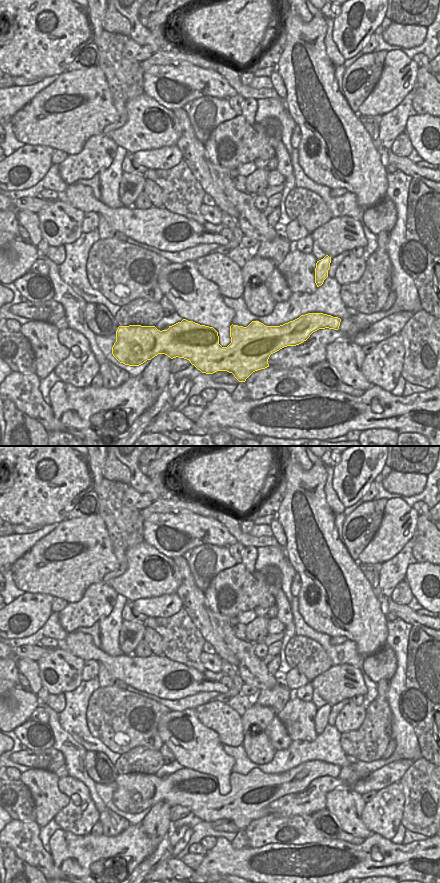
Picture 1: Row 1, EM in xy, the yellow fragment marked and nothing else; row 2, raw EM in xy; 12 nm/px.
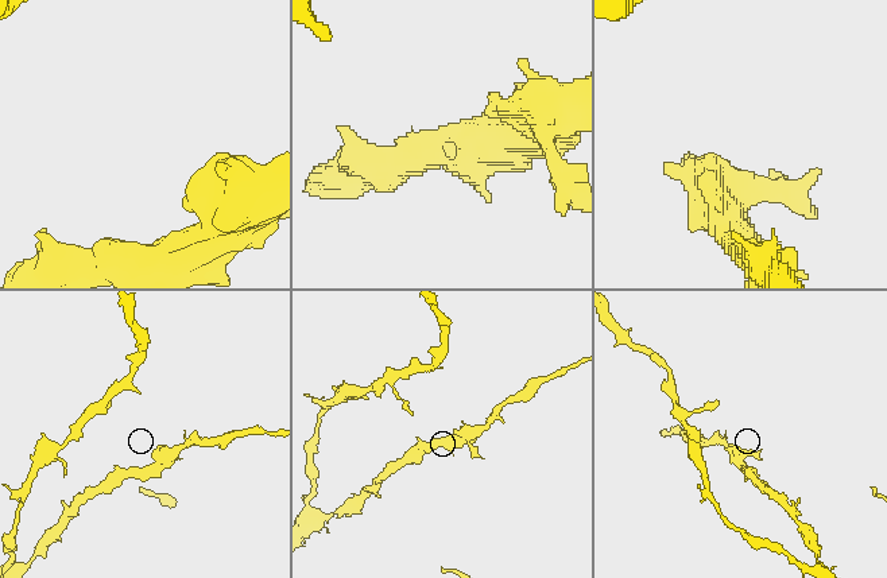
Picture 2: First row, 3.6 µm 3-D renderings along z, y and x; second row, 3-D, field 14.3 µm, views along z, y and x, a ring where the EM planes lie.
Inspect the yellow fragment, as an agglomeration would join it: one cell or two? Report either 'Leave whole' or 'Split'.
Leave whole

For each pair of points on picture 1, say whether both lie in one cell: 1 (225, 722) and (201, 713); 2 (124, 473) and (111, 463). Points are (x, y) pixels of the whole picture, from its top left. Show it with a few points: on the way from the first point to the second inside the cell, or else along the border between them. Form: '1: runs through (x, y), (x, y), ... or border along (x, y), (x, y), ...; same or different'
1: runs through (219, 716), (207, 713); same
2: runs through (121, 473), (114, 466); same

